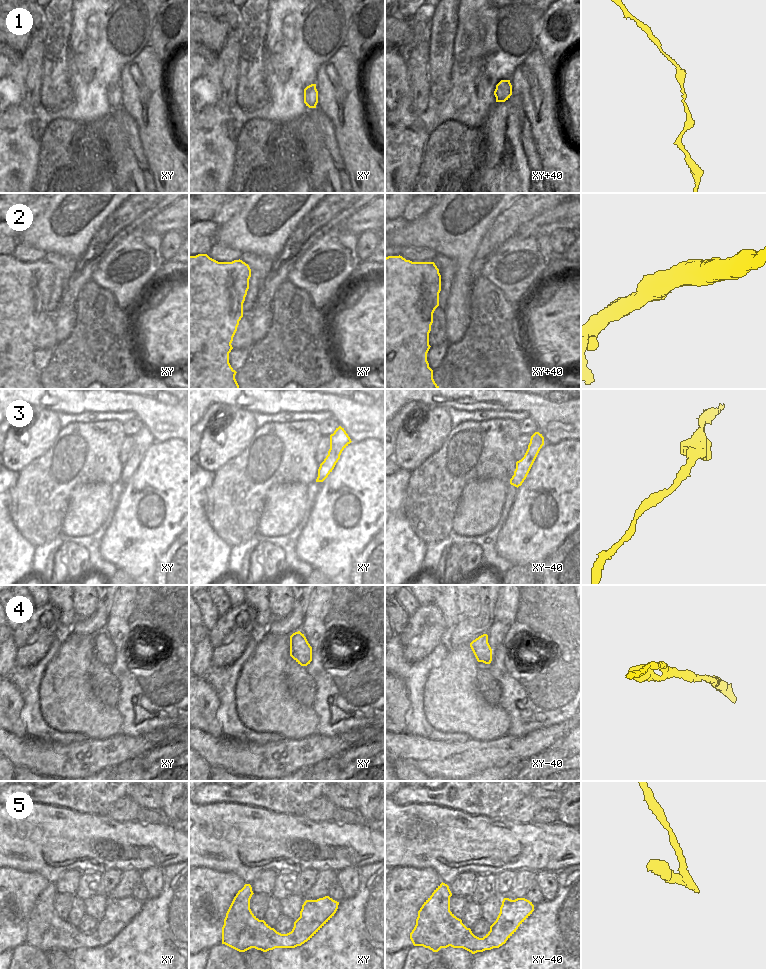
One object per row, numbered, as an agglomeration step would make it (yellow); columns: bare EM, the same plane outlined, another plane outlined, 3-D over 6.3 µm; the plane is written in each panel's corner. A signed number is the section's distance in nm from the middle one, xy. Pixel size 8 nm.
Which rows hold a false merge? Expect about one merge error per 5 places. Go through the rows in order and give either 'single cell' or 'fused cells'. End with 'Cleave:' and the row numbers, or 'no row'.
1: single cell
2: single cell
3: single cell
4: single cell
5: single cell
Cleave: no row

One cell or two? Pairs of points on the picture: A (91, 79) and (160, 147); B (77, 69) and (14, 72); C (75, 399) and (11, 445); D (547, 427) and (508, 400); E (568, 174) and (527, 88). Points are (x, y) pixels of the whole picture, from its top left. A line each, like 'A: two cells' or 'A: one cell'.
A: two cells
B: two cells
C: two cells
D: one cell
E: one cell

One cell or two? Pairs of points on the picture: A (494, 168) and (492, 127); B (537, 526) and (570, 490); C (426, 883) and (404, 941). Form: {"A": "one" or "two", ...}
{"A": "one", "B": "one", "C": "one"}

